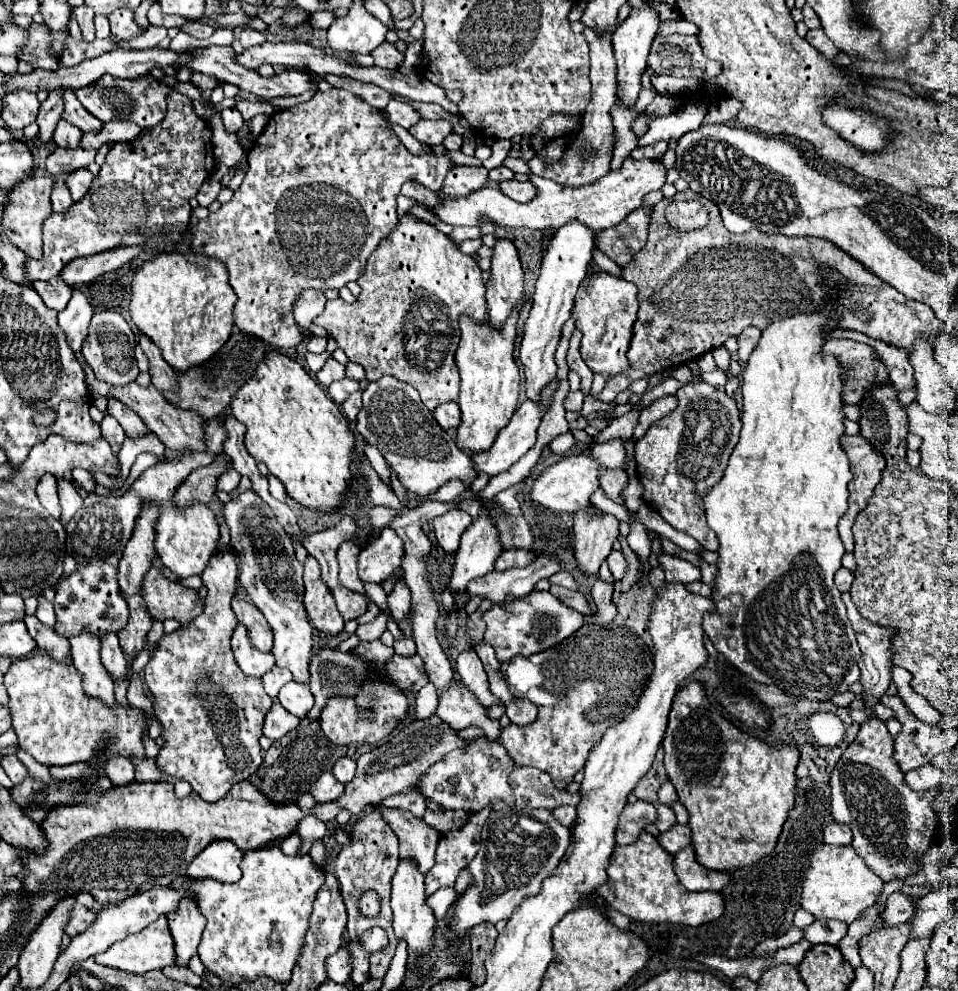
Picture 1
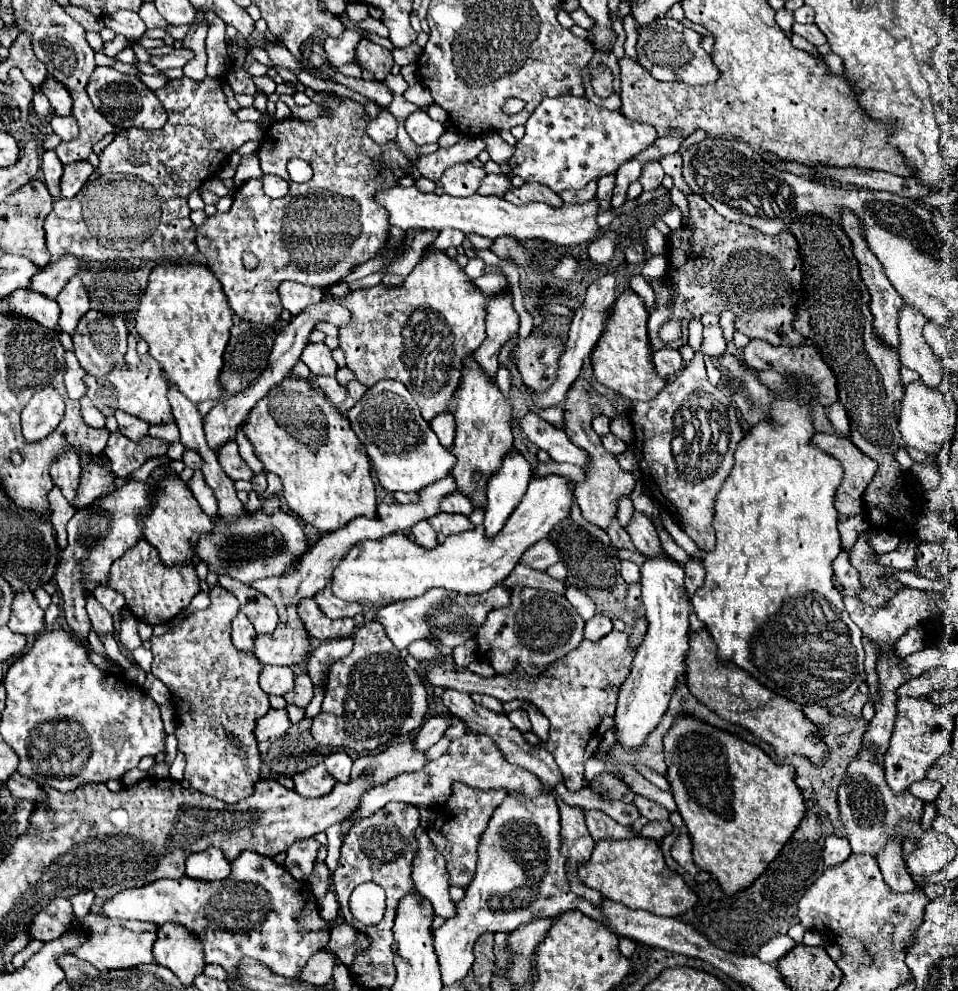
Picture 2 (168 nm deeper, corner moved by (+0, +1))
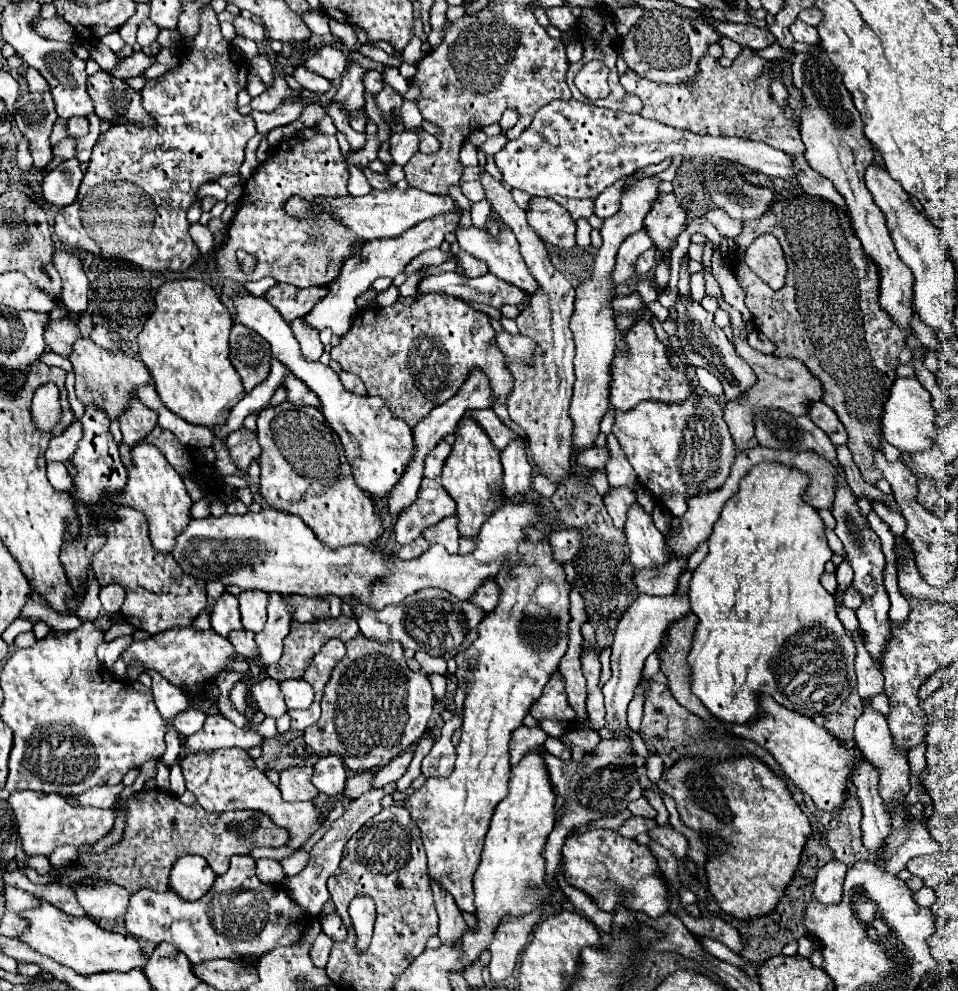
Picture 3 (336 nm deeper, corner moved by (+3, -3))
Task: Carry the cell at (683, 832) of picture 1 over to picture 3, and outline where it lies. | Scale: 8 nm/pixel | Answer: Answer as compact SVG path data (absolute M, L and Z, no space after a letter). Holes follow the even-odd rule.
M631 816L629 820L625 820L621 826L619 826L619 834L625 836L625 838L635 838L643 832L649 832L651 828L655 826L655 820L649 820L649 818L639 818L639 816Z

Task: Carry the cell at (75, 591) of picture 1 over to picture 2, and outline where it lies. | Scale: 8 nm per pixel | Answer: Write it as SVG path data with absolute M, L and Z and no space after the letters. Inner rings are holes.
M98 586L94 590L96 600L100 600L102 608L106 608L110 614L120 614L122 606L124 606L124 598L120 596L120 592L112 590L110 586Z

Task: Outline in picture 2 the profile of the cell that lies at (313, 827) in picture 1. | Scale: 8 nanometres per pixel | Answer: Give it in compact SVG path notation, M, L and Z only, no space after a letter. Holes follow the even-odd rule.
M308 838L308 840L298 840L298 842L294 842L294 844L286 850L286 862L284 862L286 870L288 870L294 878L306 880L306 878L312 874L318 848L320 848L320 842L318 842L316 838Z

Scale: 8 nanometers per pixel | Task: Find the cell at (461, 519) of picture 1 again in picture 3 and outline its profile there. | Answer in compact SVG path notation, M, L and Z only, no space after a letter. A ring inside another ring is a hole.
M457 516L443 518L441 522L429 526L423 532L423 538L429 544L441 544L447 548L449 554L457 554L459 550L459 532L457 532Z

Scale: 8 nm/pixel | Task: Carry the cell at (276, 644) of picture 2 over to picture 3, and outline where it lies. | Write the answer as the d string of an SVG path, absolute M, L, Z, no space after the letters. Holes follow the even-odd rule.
M247 630L232 631L229 632L227 640L233 644L235 652L237 652L237 654L241 654L243 658L251 658L251 656L255 656L257 646L255 646L253 632L249 632Z

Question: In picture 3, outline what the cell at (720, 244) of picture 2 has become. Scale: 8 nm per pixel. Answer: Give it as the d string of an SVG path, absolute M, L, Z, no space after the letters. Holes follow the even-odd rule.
M761 234L745 252L745 262L749 268L773 290L781 290L785 284L787 262L781 244L771 234Z

